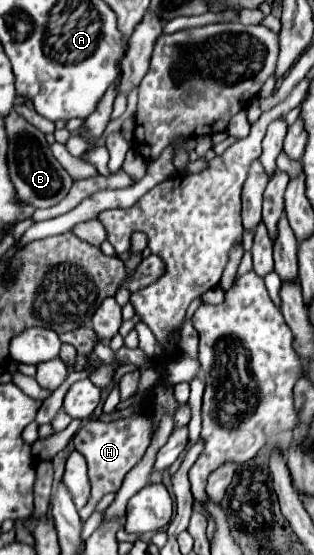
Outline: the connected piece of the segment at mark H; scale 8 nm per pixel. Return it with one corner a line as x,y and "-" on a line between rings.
146,413
130,417
130,419
120,419
114,423
88,421
80,427
80,431
74,437
74,447
78,451
82,451
84,459
88,461
88,475
90,475
90,483
92,483
92,499
84,509
80,509
82,521
86,521
92,515
94,505
106,493
118,491
126,471
130,471
130,467
134,467
134,463
138,463
138,459
142,459
142,455
146,453
152,431
154,431
154,421

